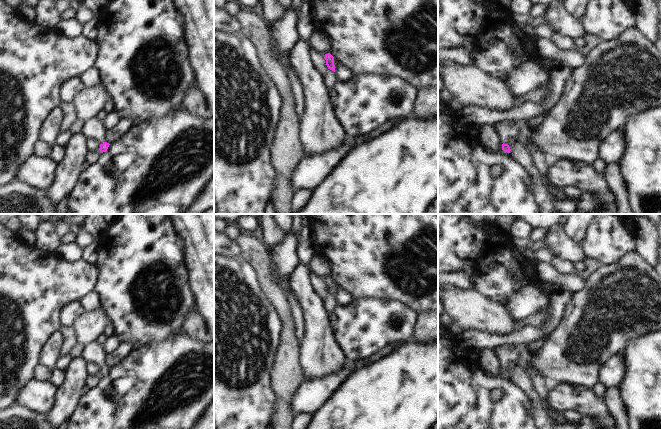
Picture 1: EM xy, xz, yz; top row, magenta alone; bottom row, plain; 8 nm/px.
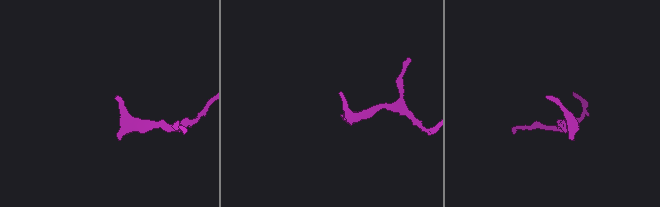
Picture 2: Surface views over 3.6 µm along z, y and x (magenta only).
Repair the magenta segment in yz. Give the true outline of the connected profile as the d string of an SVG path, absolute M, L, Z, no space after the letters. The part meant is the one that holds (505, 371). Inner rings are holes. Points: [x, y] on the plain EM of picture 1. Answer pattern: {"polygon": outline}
{"polygon": "M527 344L519 346L499 346L495 348L496 354L502 366L502 374L510 377L509 366L517 366L519 358L528 354Z"}

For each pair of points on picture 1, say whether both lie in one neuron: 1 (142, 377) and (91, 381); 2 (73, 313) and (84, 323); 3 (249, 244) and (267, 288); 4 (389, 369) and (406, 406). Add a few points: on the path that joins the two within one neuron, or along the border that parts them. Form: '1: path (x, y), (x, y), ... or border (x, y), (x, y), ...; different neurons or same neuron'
1: border (102, 376), (90, 388); different neurons
2: border (84, 312), (71, 326); different neurons
3: path (257, 255), (261, 262), (264, 277); same neuron
4: path (398, 378), (399, 397); same neuron

